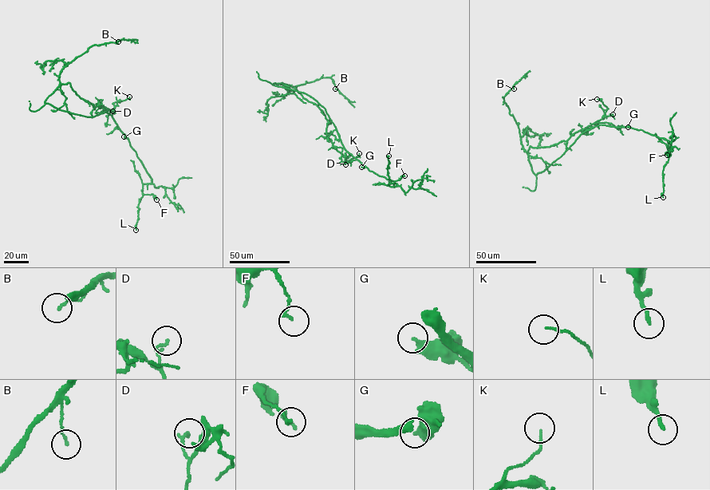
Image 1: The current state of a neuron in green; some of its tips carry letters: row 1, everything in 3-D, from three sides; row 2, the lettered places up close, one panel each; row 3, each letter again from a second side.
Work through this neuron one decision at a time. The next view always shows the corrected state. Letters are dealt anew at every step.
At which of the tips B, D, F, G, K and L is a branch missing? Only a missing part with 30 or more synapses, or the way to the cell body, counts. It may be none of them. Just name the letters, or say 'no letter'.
no letter

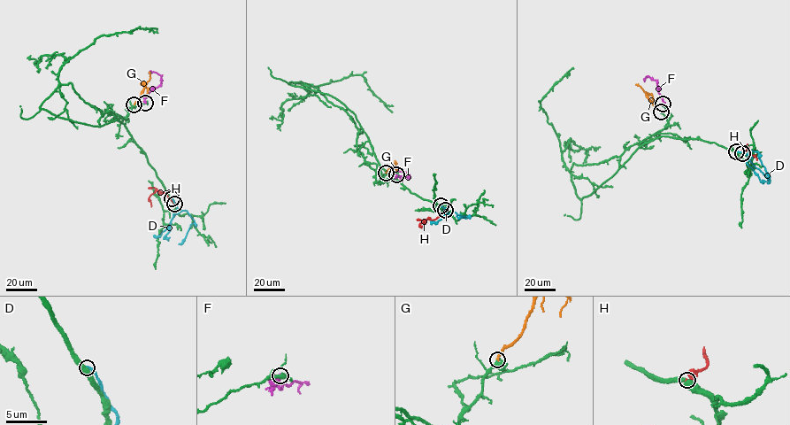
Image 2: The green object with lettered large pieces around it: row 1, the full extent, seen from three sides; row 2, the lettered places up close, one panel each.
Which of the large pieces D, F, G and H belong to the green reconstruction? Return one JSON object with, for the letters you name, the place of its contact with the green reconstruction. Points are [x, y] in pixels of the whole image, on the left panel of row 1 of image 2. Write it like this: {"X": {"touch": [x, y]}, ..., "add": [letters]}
{"G": {"touch": [134, 104]}, "add": ["G"]}

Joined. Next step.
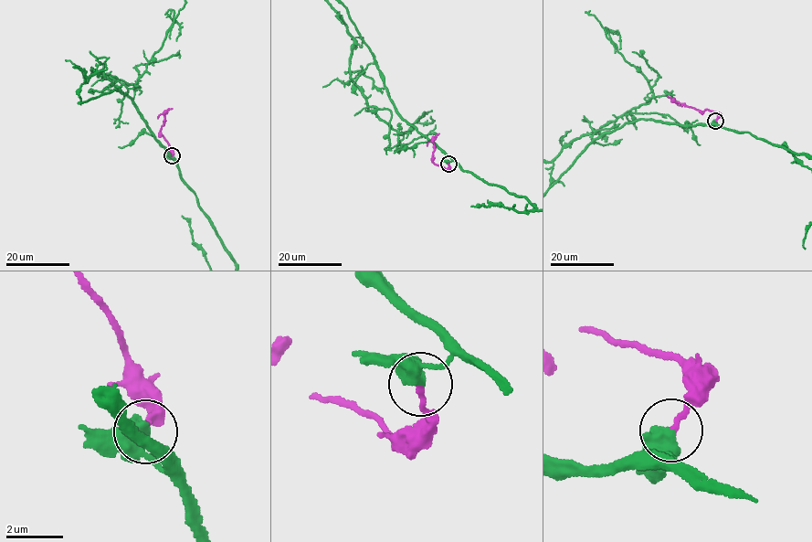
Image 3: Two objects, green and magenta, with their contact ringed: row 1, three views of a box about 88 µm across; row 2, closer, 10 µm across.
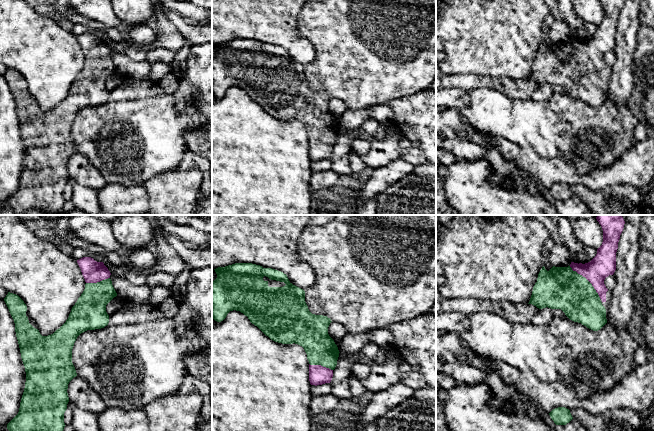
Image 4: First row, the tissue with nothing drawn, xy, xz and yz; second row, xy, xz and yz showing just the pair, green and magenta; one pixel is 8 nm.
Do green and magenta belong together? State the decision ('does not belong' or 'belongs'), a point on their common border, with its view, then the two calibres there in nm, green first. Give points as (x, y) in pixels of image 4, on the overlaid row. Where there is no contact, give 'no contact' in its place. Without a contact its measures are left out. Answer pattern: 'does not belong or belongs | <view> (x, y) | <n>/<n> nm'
belongs | yz (588, 281) | 340/190 nm

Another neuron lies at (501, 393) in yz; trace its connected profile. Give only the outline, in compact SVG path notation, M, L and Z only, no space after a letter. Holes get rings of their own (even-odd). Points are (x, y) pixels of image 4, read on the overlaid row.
M459 332L436 337L436 372L448 375L457 385L485 383L491 390L492 408L504 408L509 403L529 418L544 421L546 412L534 400L506 384L495 371L480 369L465 361L474 355L461 343Z

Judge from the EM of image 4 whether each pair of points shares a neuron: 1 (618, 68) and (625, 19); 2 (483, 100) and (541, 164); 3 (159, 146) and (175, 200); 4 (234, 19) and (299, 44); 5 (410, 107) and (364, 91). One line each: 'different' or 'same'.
1: same
2: different
3: different
4: same
5: different

